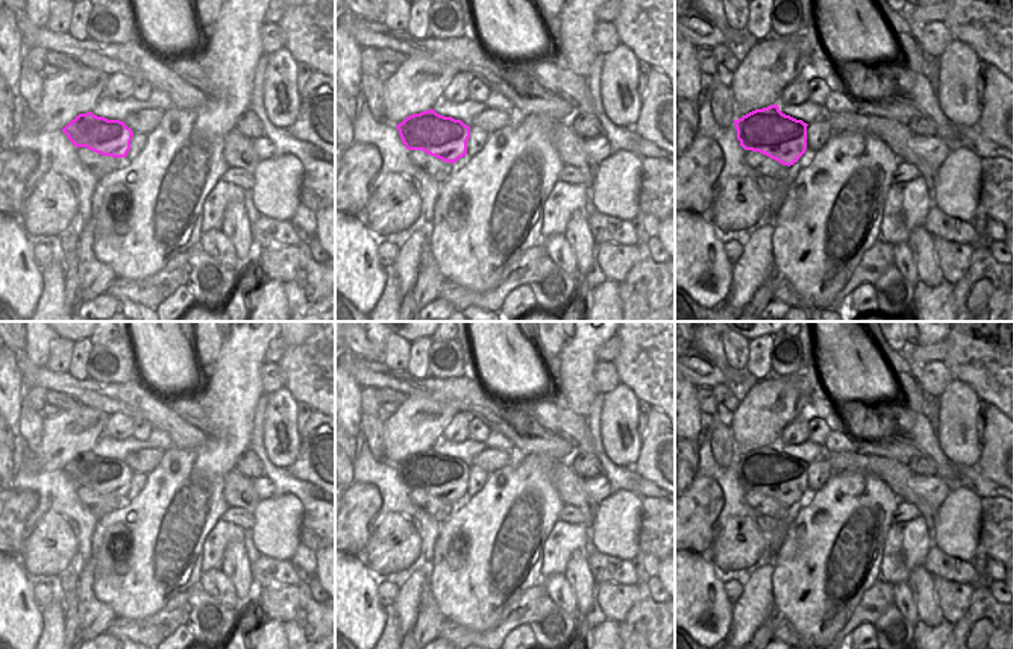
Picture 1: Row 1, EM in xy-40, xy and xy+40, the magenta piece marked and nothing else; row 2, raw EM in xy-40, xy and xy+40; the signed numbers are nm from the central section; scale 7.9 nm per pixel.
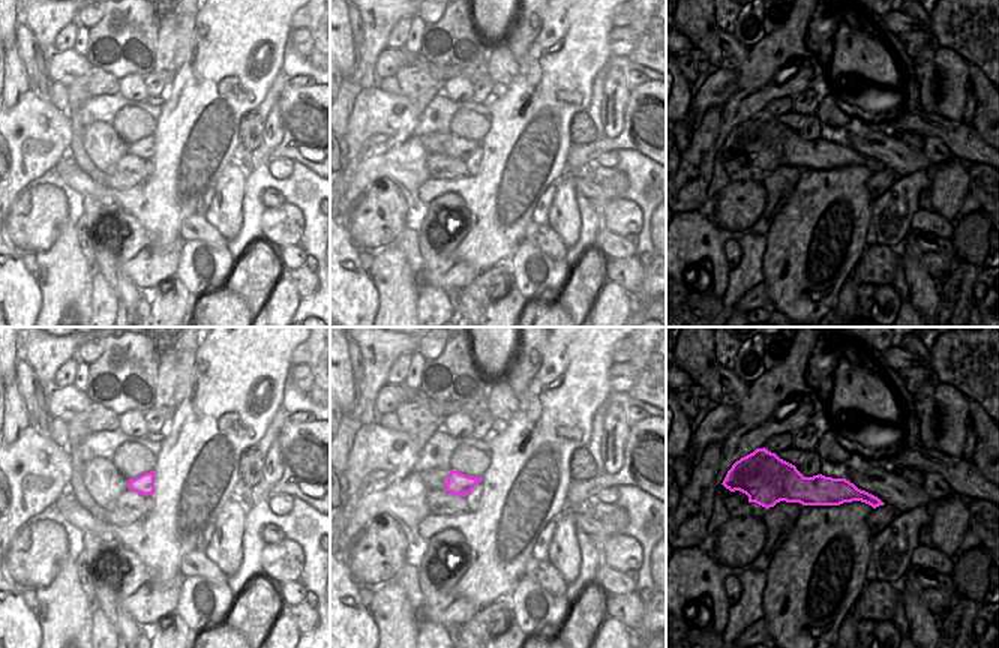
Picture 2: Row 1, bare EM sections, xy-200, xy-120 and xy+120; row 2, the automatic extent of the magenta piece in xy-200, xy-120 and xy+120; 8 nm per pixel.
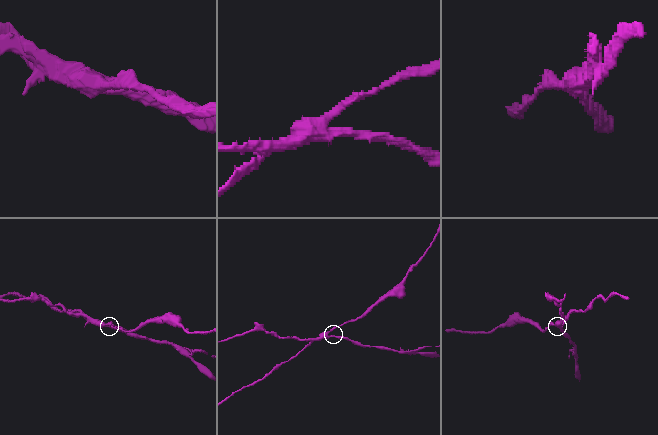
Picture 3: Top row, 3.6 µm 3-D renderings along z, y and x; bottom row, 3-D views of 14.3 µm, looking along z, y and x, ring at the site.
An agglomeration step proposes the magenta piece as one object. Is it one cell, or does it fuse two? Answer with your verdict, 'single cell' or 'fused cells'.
fused cells

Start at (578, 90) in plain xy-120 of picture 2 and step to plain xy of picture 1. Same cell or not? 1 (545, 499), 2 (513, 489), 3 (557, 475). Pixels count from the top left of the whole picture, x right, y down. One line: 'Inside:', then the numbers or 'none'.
Inside: 1, 2

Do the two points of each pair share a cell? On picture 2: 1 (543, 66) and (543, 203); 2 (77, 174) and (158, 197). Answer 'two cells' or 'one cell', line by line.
1: two cells
2: one cell

